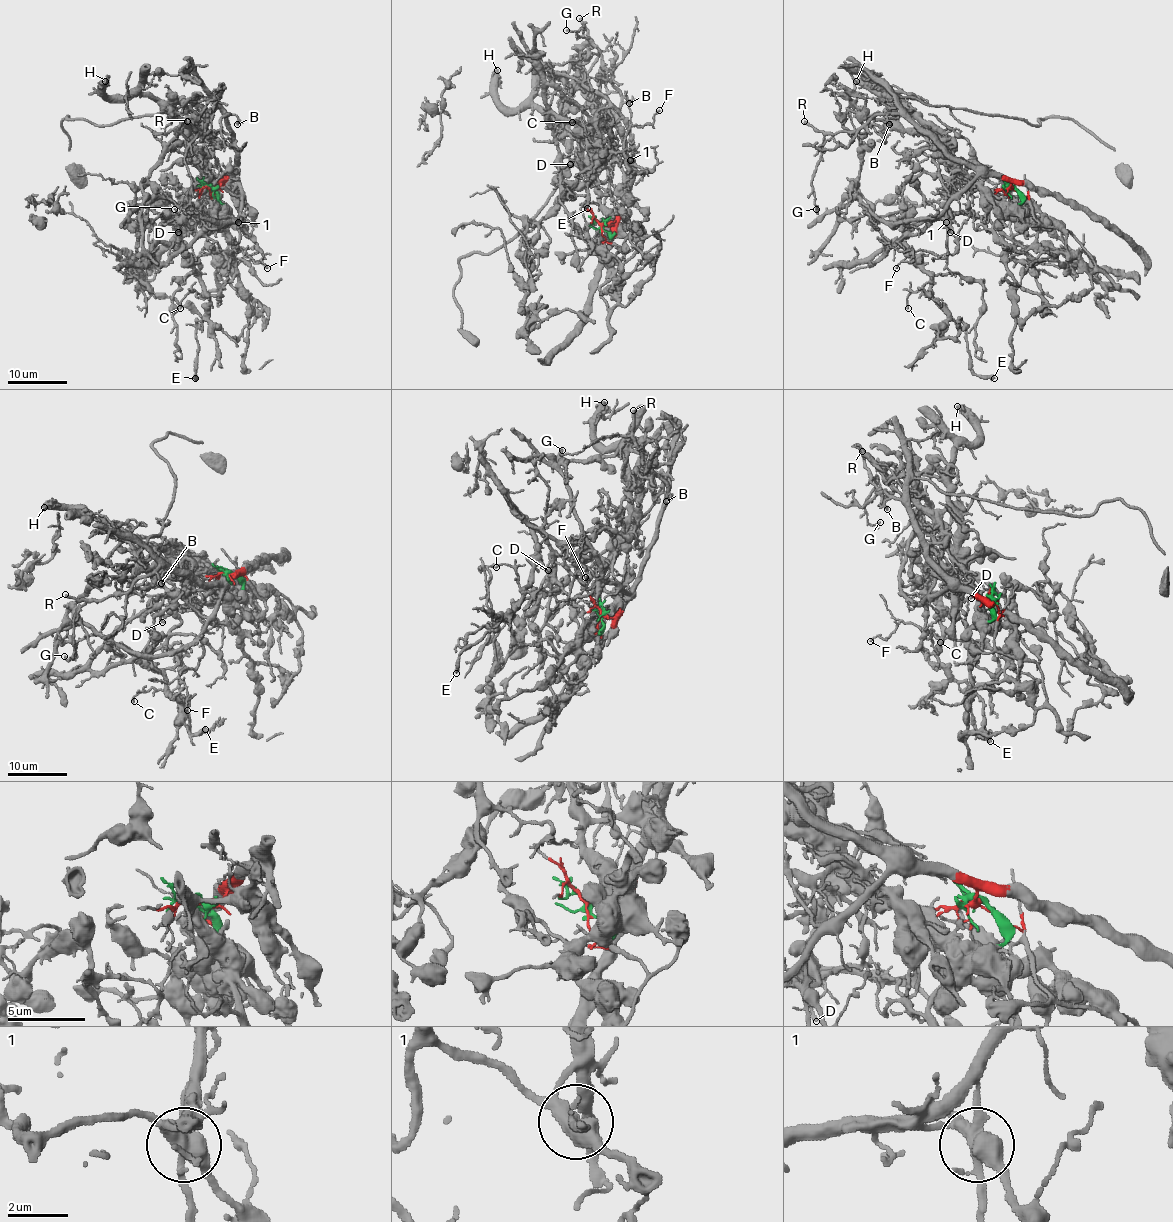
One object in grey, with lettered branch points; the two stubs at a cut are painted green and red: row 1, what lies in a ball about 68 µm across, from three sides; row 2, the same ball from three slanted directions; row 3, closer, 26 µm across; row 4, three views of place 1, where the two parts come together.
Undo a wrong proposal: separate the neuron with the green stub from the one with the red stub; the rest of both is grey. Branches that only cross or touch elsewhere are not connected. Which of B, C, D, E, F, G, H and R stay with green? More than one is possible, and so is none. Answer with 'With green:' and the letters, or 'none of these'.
With green: C, D, E, H

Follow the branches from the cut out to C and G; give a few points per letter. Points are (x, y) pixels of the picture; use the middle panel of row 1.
C: (602, 226), (611, 235), (617, 203), (574, 152), (563, 157), (549, 123), (572, 120), (593, 145), (572, 121)
G: (602, 226), (615, 222), (627, 188), (621, 92), (602, 54), (577, 34), (583, 25), (566, 30)

